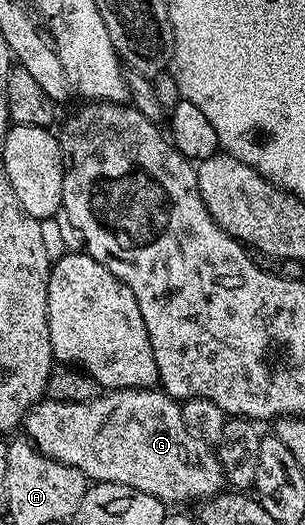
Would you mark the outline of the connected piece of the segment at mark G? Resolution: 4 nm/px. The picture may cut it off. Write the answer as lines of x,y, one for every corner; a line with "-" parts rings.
160,388
148,390
109,390
95,400
86,402
54,402
42,400
29,411
23,423
28,441
41,454
56,462
75,468
86,479
98,482
114,482
147,492
160,502
190,502
196,504
213,495
222,493
227,483
217,451
210,443
192,434
183,424
178,399
172,398

